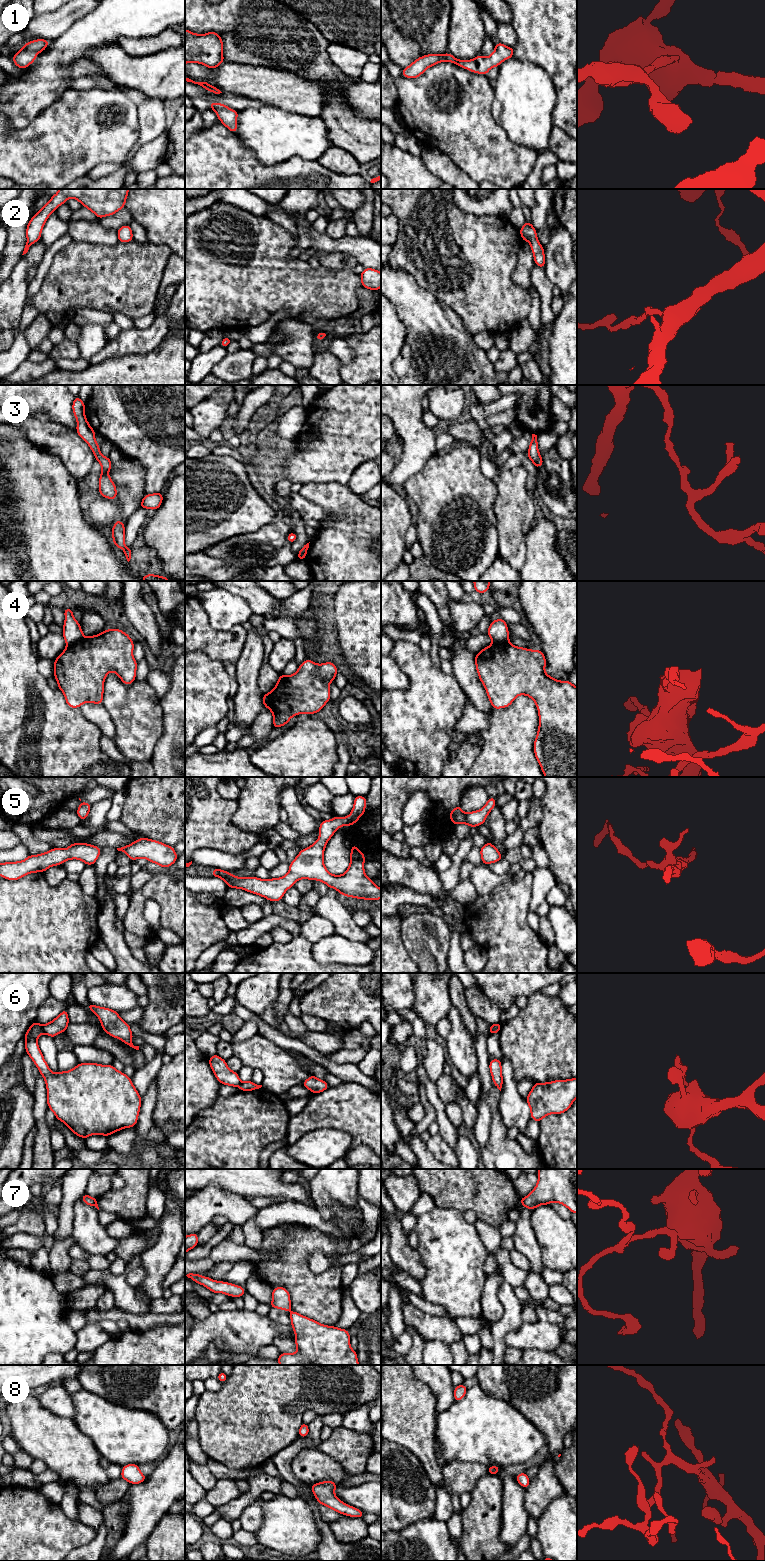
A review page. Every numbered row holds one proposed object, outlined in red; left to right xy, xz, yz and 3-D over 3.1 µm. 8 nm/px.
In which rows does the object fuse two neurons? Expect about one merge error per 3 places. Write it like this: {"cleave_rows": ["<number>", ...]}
{"cleave_rows": ["4", "6", "7"]}

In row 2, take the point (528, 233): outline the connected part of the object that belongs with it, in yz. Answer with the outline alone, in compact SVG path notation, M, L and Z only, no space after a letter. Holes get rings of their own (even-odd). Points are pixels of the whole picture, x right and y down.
M525 221L523 227L519 230L519 232L521 234L522 240L528 241L530 243L530 247L534 256L534 263L538 265L540 268L544 269L544 248L538 241L537 233L532 223Z

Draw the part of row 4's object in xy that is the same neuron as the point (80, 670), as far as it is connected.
M116 628L66 646L54 660L54 677L66 704L71 708L86 702L102 704L103 685L110 671L124 684L133 683L137 669L133 649L130 636Z

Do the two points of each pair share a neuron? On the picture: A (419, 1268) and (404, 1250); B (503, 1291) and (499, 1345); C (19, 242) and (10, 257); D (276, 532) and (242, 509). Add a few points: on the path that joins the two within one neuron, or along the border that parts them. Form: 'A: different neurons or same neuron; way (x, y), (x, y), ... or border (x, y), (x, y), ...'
A: same neuron; way (415, 1264), (405, 1254)
B: same neuron; way (509, 1304), (509, 1320), (499, 1332)
C: same neuron; way (15, 246), (12, 253)
D: different neurons; border (276, 517), (255, 531), (243, 534)

